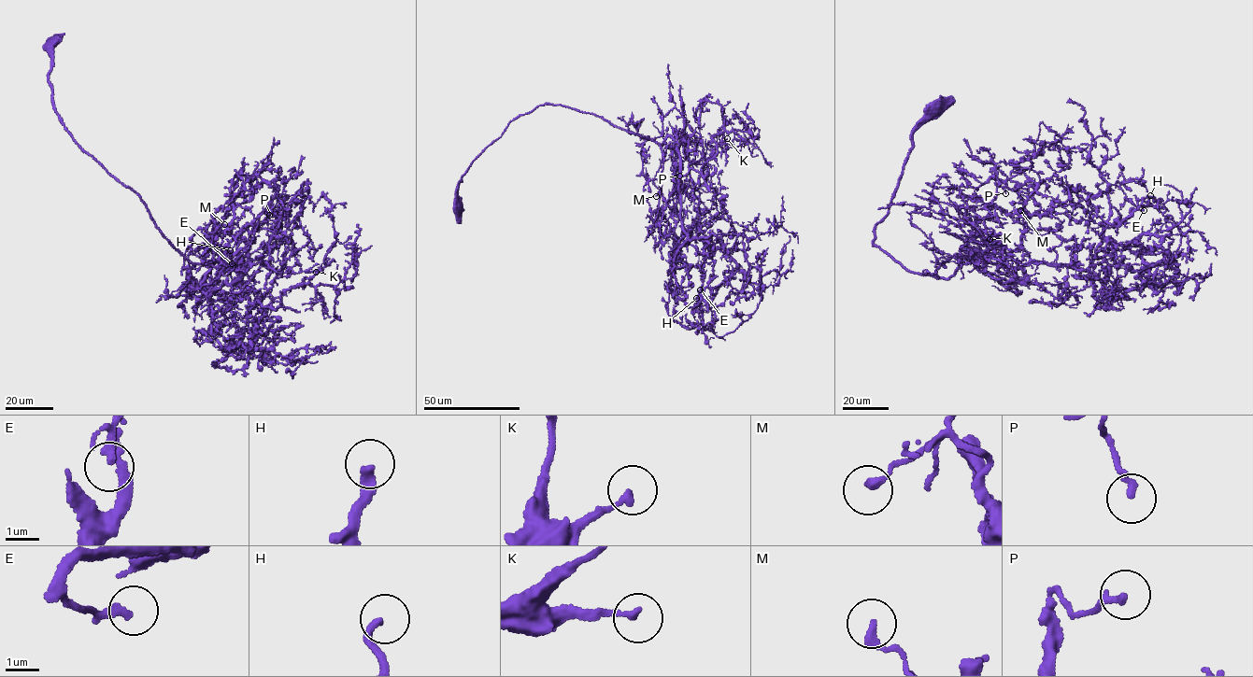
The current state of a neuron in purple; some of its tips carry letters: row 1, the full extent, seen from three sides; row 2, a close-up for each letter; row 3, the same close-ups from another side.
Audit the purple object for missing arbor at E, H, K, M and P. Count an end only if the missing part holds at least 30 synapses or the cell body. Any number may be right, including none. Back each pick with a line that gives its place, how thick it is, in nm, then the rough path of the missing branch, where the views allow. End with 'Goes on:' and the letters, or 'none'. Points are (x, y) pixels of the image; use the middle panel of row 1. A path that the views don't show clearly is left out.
H: Place: (696, 298). Thickness 280 nm. Course of what is missing: (696, 298), (691, 317), (698, 320), (704, 316), (709, 318)
Goes on: H

